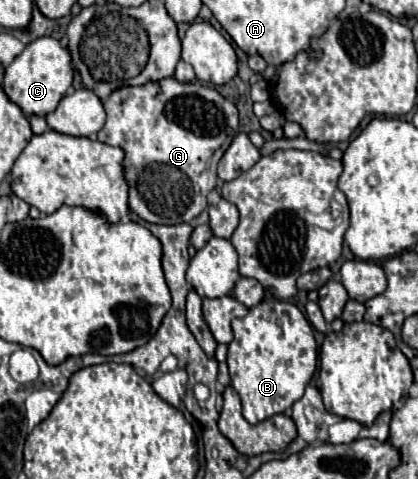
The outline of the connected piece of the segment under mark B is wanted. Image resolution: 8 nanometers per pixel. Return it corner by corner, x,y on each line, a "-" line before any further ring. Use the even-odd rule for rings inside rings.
265,299
251,307
247,317
233,319
231,327
235,339
229,343
227,365
233,389
243,403
243,417
257,425
291,409
317,369
317,341
305,313
293,303

